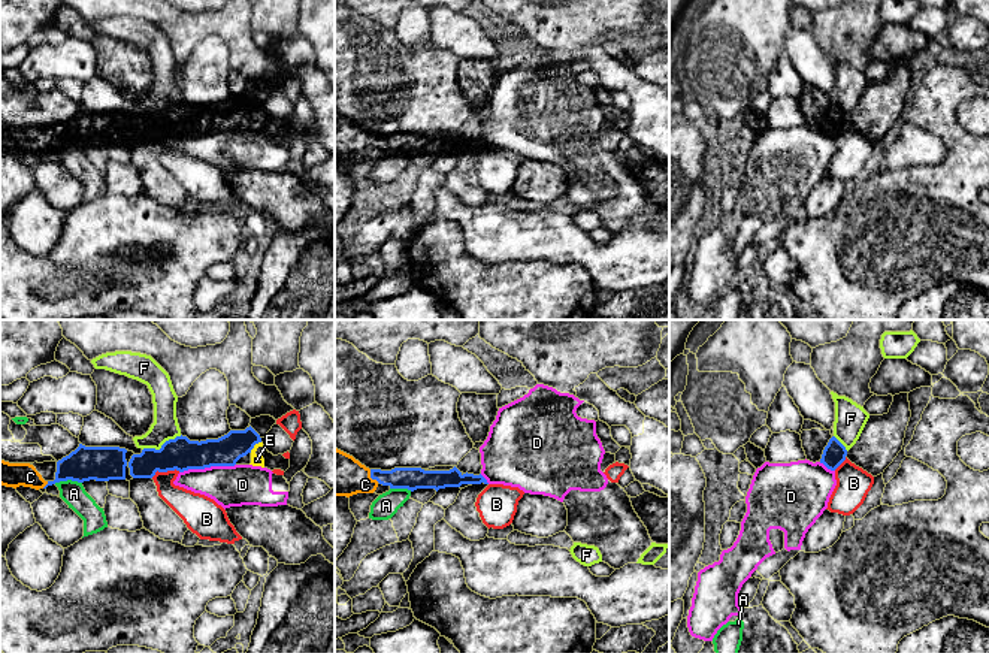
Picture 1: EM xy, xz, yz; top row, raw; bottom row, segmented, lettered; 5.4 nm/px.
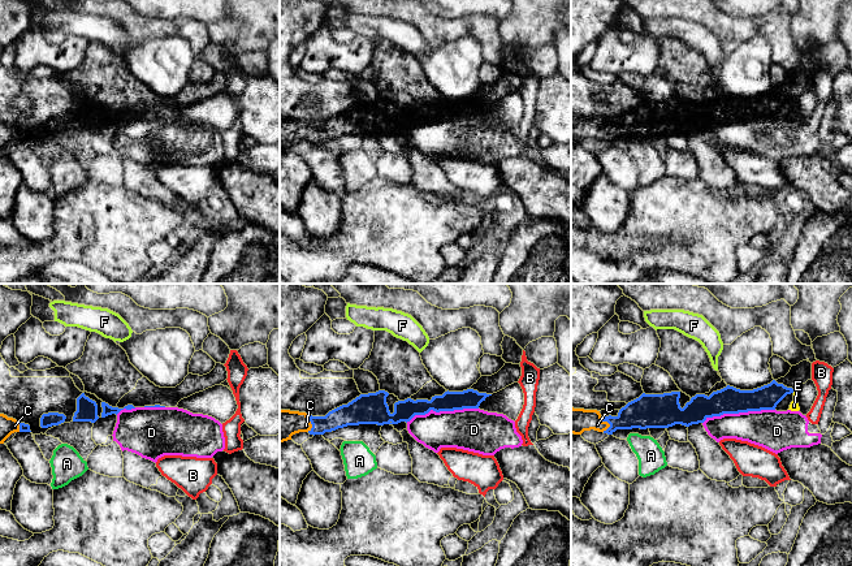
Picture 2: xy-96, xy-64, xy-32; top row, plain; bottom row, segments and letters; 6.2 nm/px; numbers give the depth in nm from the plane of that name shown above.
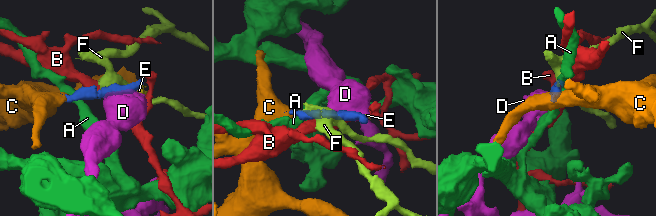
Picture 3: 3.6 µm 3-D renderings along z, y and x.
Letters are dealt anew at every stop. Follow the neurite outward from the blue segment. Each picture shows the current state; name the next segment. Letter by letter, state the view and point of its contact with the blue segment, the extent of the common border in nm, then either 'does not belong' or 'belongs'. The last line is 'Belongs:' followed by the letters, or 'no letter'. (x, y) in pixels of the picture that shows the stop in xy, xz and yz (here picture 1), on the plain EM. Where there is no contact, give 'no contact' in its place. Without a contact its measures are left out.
A: xy (67, 144) | 150 nm | does not belong
B: xy (165, 136) | 160 nm | does not belong
C: xz (371, 142) | 90 nm | belongs
D: xy (206, 132) | 300 nm | does not belong
E: xy (254, 109) | 90 nm | belongs
F: xy (162, 111) | 240 nm | does not belong
Belongs: C, E

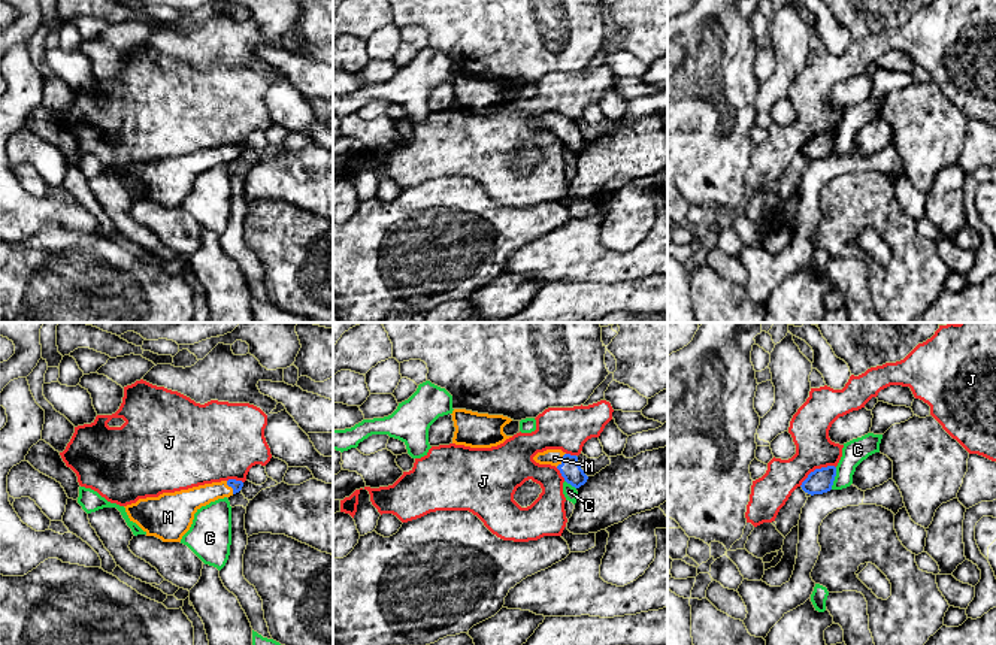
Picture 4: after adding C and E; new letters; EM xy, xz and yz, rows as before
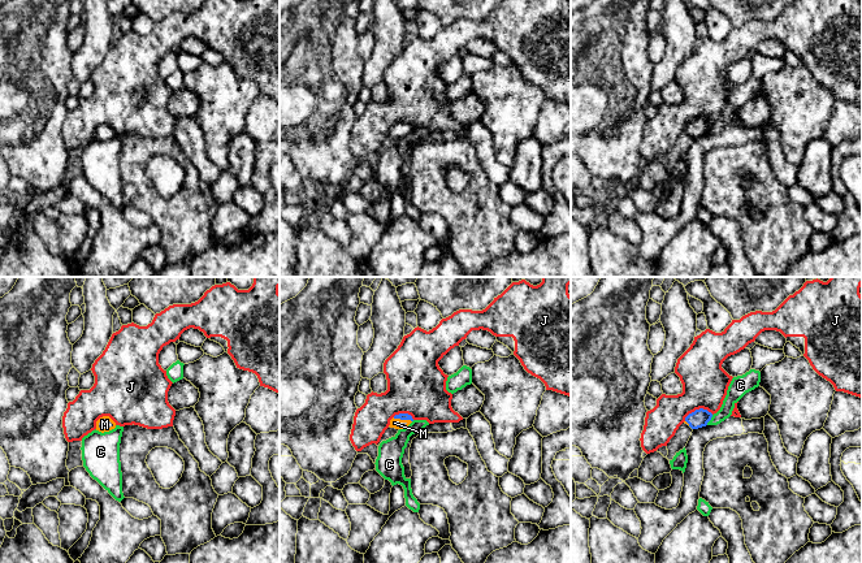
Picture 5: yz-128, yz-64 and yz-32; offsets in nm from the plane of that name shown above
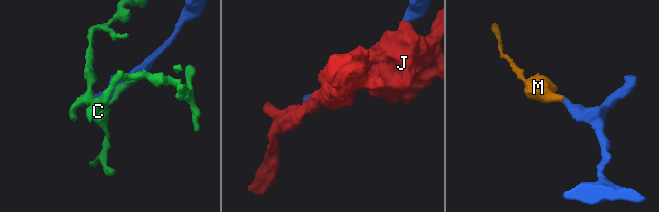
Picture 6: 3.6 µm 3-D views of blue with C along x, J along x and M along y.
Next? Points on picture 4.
C: yz (833, 144) | 120 nm | does not belong
J: yz (816, 135) | 220 nm | does not belong
M: xz (563, 126) | 90 nm | belongs
Belongs: M

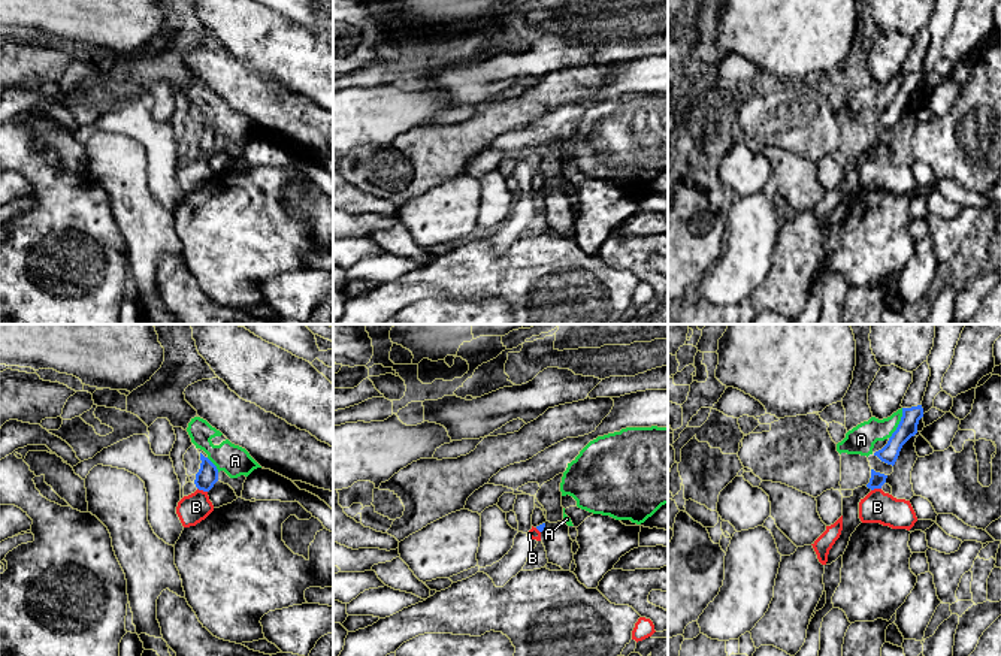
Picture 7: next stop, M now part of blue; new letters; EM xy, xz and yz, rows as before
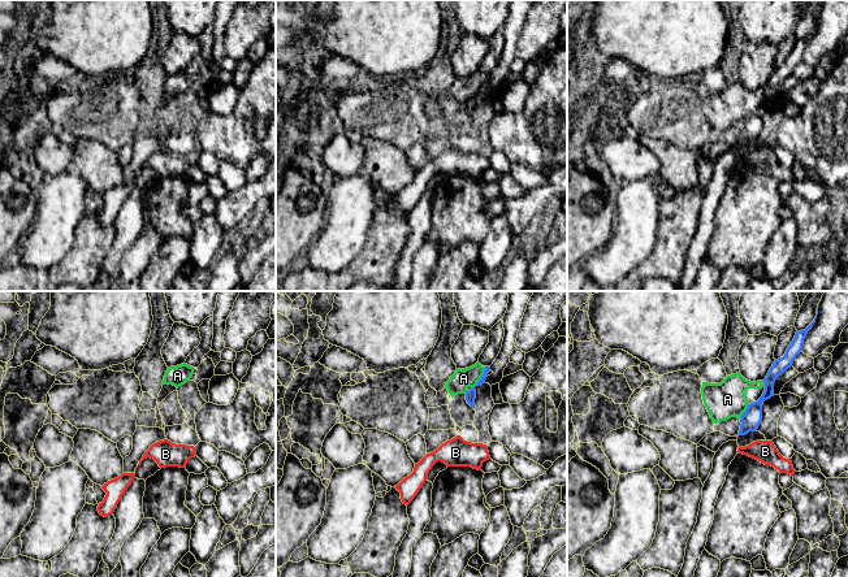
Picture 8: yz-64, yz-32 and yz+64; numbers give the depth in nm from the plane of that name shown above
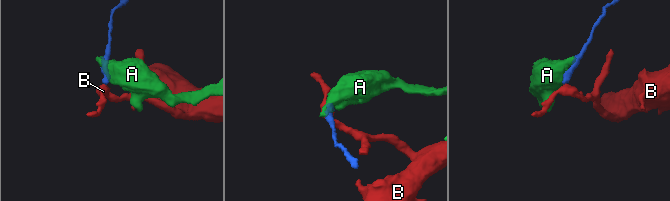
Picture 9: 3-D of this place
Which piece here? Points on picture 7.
A: yz (900, 88) | 180 nm | does not belong
B: xy (202, 154) | 60 nm | does not belong
Belongs: no letter

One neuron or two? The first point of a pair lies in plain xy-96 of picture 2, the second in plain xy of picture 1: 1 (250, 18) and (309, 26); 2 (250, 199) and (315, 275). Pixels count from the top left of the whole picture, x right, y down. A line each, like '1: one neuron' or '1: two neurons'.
1: two neurons
2: two neurons

